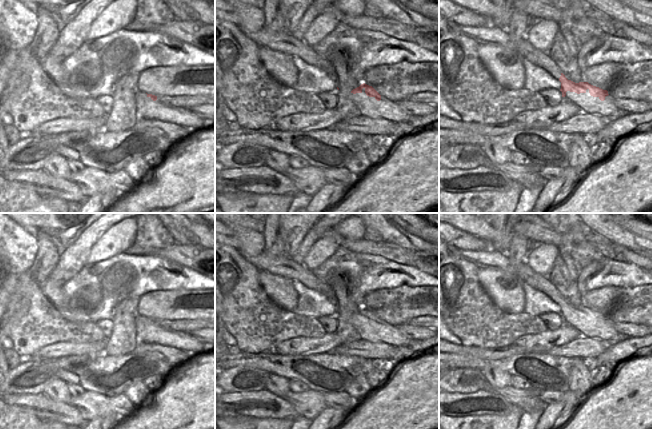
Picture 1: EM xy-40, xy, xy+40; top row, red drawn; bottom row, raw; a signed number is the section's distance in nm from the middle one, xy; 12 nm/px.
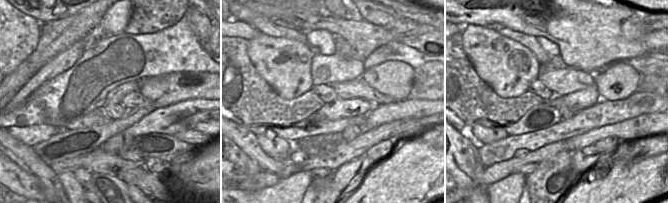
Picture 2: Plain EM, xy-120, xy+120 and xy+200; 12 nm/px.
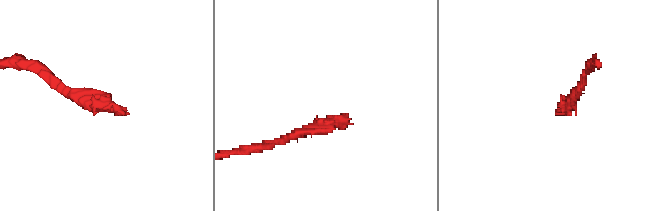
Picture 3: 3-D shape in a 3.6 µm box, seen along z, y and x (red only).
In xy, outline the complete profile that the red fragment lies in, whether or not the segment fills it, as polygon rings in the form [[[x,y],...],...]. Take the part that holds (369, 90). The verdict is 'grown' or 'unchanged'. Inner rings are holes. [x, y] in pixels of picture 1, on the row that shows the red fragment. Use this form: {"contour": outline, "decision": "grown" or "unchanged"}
{"contour": [[[365,83],[361,84],[359,87],[353,89],[351,93],[356,94],[356,93],[362,93],[362,89],[365,89],[365,93],[369,97],[374,97],[377,101],[381,100],[381,95],[372,87],[369,86]]], "decision": "unchanged"}

